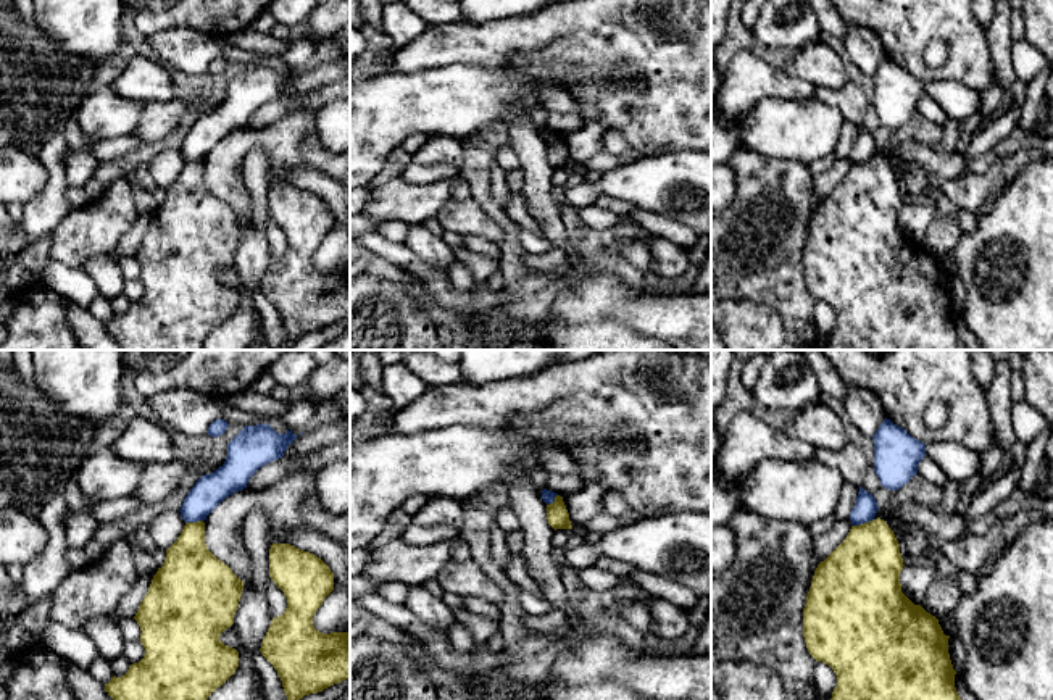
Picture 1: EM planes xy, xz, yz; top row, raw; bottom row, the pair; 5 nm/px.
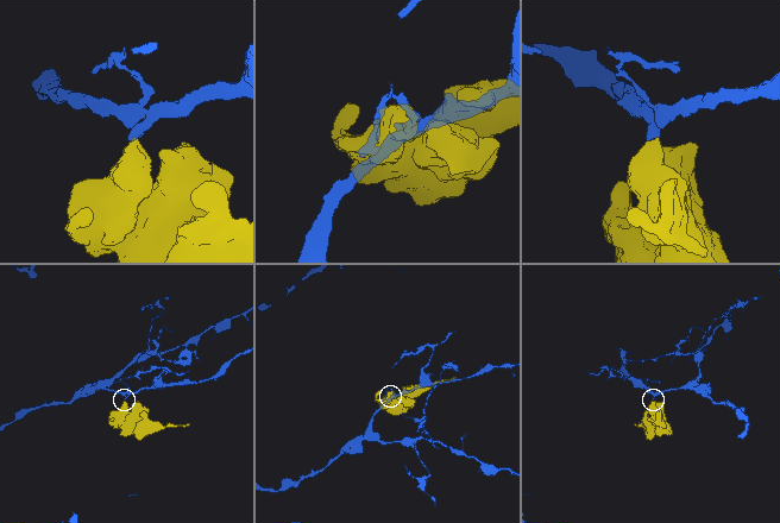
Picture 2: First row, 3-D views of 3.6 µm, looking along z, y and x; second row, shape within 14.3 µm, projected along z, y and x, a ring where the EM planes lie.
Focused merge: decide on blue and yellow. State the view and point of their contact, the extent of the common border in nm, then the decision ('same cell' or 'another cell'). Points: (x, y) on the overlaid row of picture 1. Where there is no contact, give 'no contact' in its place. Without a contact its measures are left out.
yz (863, 523) | 110 nm | another cell

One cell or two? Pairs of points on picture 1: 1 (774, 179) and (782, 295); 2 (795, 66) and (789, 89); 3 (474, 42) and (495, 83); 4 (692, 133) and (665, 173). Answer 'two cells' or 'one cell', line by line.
1: one cell
2: two cells
3: two cells
4: two cells

